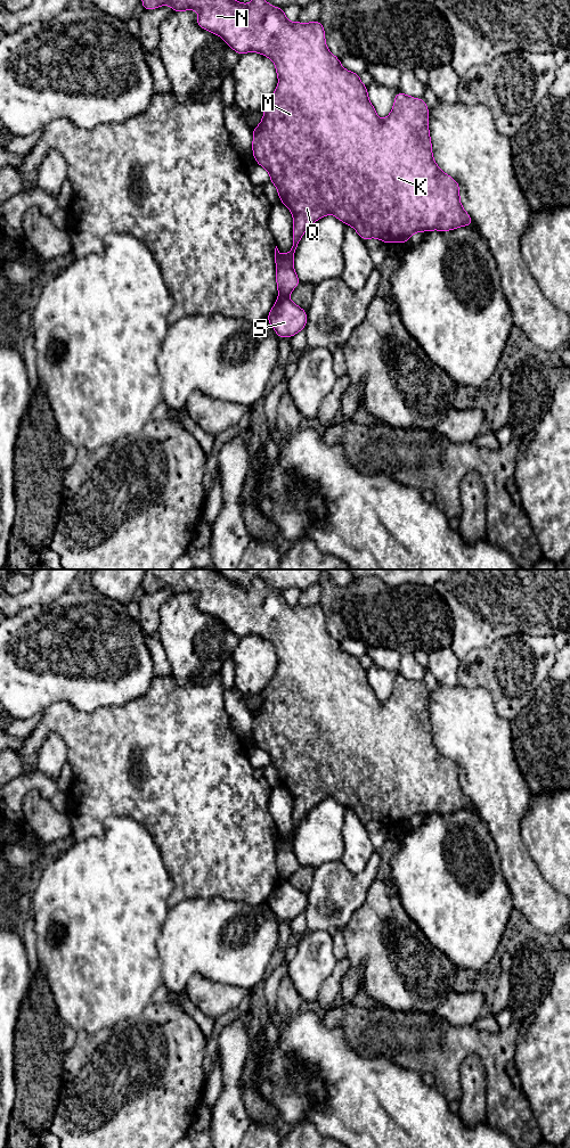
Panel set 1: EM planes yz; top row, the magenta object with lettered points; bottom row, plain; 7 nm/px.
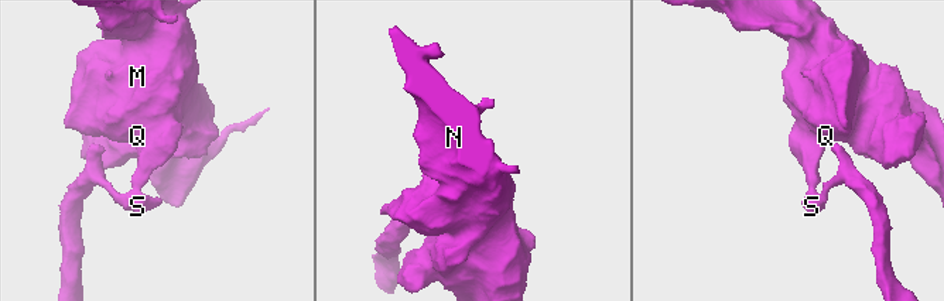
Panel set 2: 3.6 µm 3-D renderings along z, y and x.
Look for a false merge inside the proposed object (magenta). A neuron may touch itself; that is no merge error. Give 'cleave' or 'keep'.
cleave

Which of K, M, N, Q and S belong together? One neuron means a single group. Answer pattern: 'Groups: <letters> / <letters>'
Groups: K M N Q / S

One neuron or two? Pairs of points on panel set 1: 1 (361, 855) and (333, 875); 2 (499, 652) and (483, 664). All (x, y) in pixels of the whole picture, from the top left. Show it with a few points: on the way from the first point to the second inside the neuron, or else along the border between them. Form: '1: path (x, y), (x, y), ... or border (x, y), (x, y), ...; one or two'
1: border (371, 857), (356, 874), (341, 860); two
2: path (496, 655), (487, 664); one

